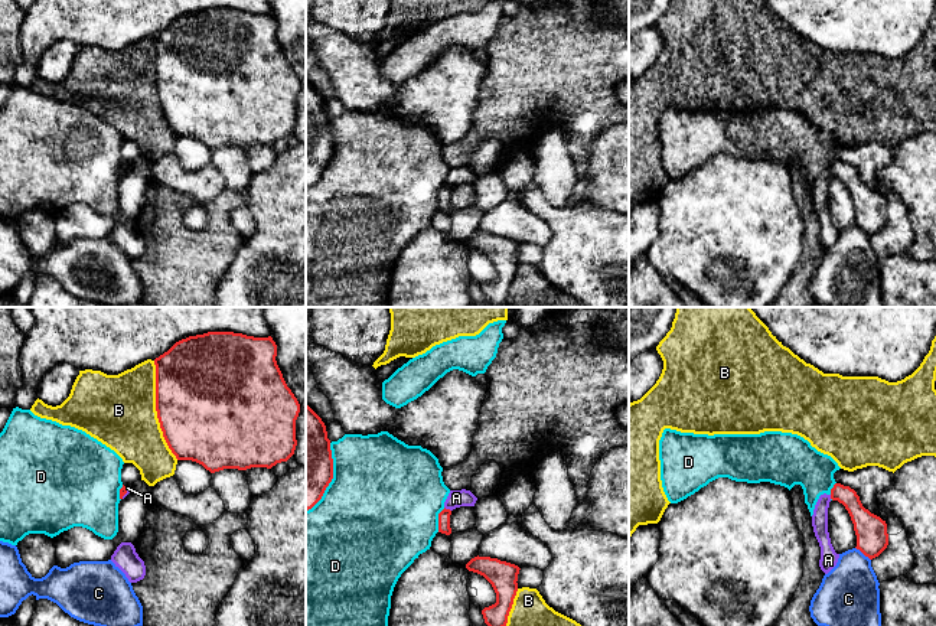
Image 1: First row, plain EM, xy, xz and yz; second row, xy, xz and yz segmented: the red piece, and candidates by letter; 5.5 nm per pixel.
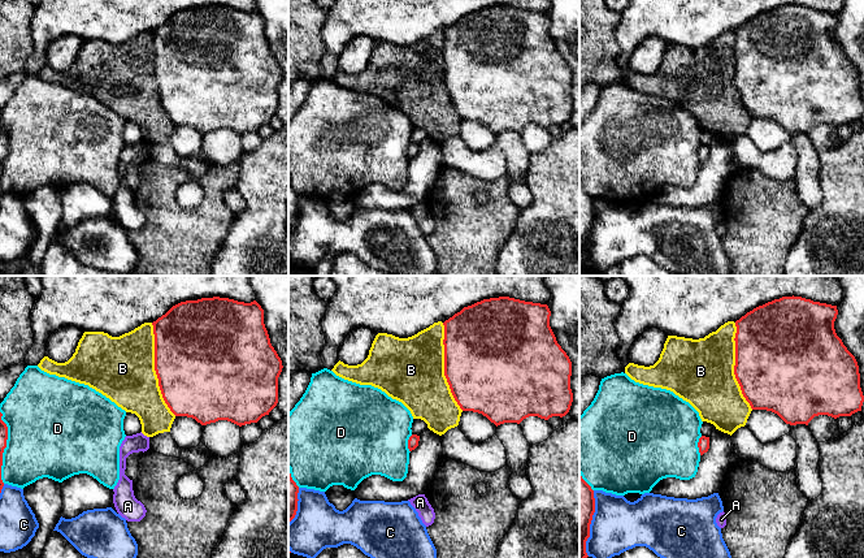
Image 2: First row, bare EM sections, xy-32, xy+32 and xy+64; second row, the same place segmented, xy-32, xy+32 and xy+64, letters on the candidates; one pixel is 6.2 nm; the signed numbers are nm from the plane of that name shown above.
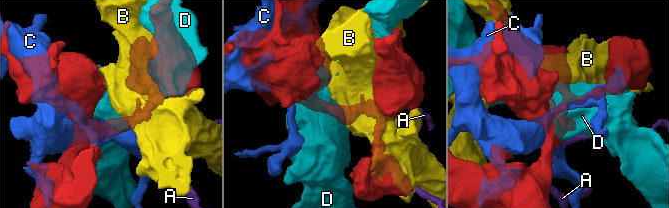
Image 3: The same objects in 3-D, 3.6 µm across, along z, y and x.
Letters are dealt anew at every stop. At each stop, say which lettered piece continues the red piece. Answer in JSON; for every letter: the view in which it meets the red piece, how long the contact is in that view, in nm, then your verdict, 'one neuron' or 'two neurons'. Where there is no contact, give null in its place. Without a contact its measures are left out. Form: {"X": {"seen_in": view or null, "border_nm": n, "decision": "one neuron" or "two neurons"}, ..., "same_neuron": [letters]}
{"A": {"seen_in": "xz", "border_nm": 50, "decision": "two neurons"}, "B": {"seen_in": "xy", "border_nm": 550, "decision": "two neurons"}, "C": {"seen_in": "yz", "border_nm": 120, "decision": "two neurons"}, "D": {"seen_in": "xz", "border_nm": 140, "decision": "two neurons"}, "same_neuron": []}

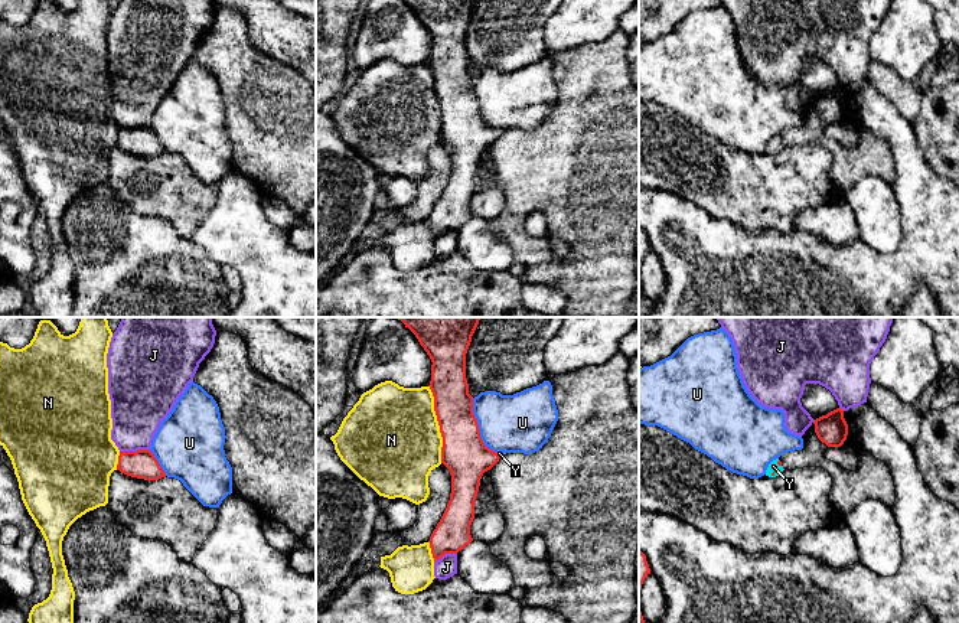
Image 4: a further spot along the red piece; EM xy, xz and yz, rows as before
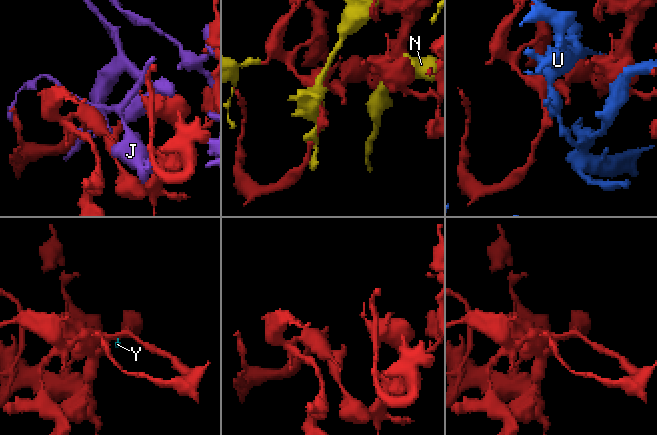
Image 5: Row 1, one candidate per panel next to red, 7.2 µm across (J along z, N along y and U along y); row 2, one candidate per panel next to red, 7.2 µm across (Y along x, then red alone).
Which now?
{"J": {"seen_in": "xy", "border_nm": 170, "decision": "two neurons"}, "N": {"seen_in": "xz", "border_nm": 440, "decision": "two neurons"}, "U": {"seen_in": "xz", "border_nm": 340, "decision": "two neurons"}, "Y": {"seen_in": "yz", "border_nm": 40, "decision": "one neuron"}, "same_neuron": ["Y"]}

